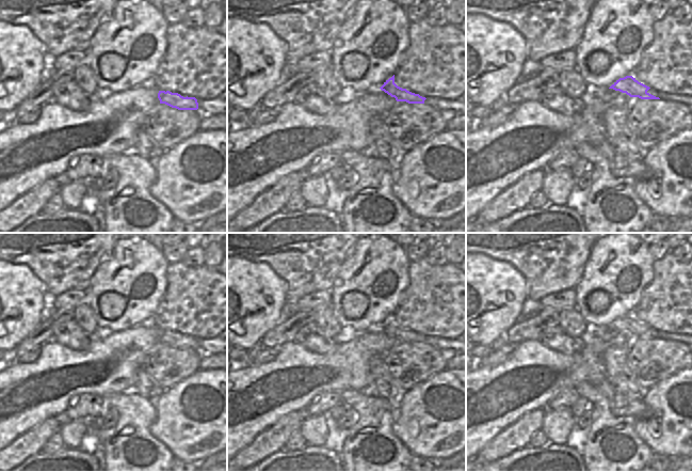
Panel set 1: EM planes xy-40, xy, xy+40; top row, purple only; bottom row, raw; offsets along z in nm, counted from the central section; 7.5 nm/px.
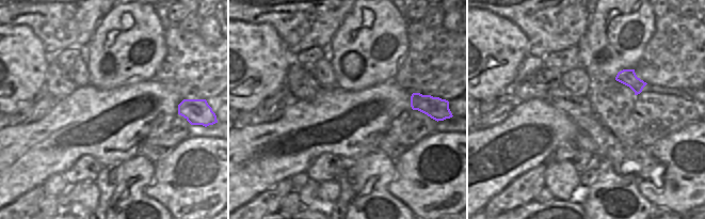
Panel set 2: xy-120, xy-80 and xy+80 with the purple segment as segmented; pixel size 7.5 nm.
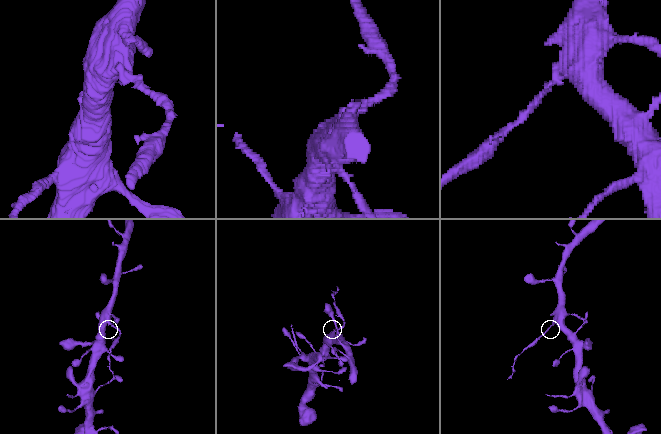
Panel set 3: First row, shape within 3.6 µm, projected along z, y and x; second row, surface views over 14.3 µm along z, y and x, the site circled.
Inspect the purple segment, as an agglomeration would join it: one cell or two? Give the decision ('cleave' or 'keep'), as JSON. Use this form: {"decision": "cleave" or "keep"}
{"decision": "cleave"}

